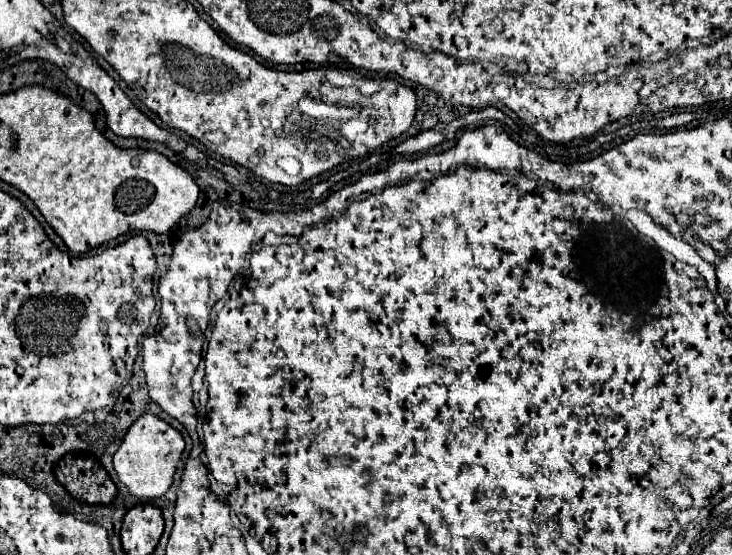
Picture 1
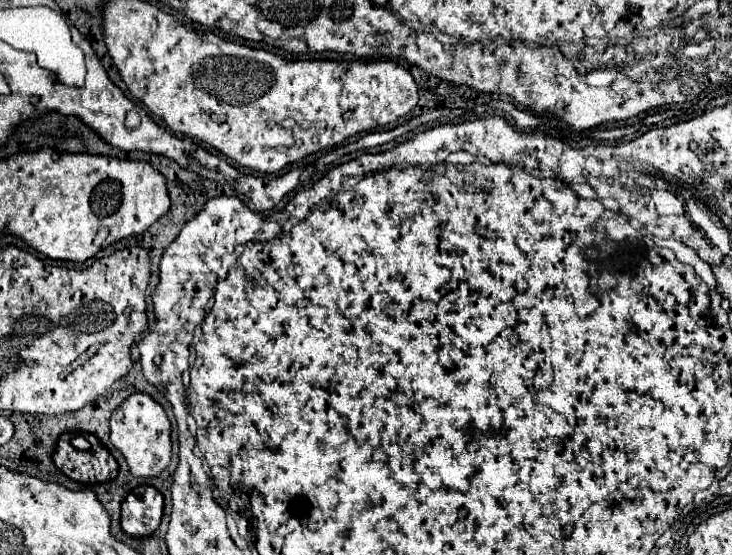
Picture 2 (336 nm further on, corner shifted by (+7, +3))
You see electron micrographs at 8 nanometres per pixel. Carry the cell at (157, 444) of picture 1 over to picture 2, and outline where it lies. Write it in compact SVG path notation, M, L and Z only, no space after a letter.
M133 393L111 415L111 443L123 453L137 477L155 477L171 461L171 423L165 409L147 393Z

